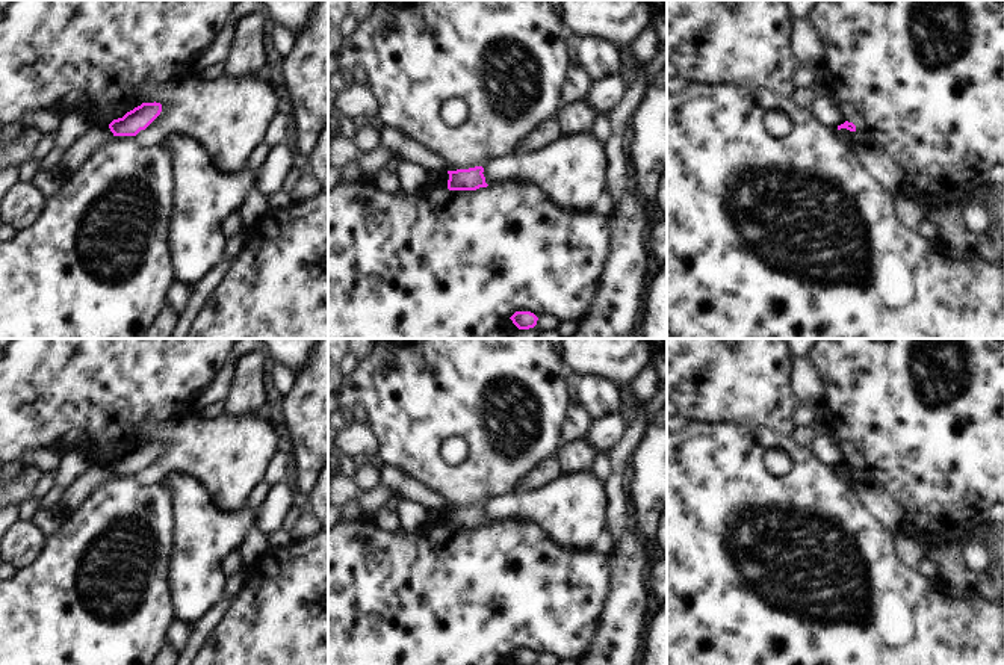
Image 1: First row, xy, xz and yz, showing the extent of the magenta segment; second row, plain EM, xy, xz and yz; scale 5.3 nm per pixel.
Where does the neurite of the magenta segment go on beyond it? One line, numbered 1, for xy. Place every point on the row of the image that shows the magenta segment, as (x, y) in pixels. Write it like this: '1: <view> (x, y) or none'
1: none

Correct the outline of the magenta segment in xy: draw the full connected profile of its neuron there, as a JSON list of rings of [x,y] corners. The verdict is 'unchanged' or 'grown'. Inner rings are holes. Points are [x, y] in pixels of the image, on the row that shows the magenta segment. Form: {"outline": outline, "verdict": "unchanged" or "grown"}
{"outline": [[[142,103],[133,110],[127,112],[122,118],[113,119],[109,124],[113,136],[136,136],[145,130],[162,112],[160,103]]], "verdict": "unchanged"}

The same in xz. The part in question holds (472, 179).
{"outline": [[[475,166],[469,169],[457,169],[457,171],[448,171],[449,180],[448,180],[448,189],[449,190],[476,190],[479,187],[487,187],[484,177],[484,168]]], "verdict": "unchanged"}

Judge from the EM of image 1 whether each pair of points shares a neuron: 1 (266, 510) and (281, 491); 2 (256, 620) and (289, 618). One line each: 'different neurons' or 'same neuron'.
1: same neuron
2: same neuron

